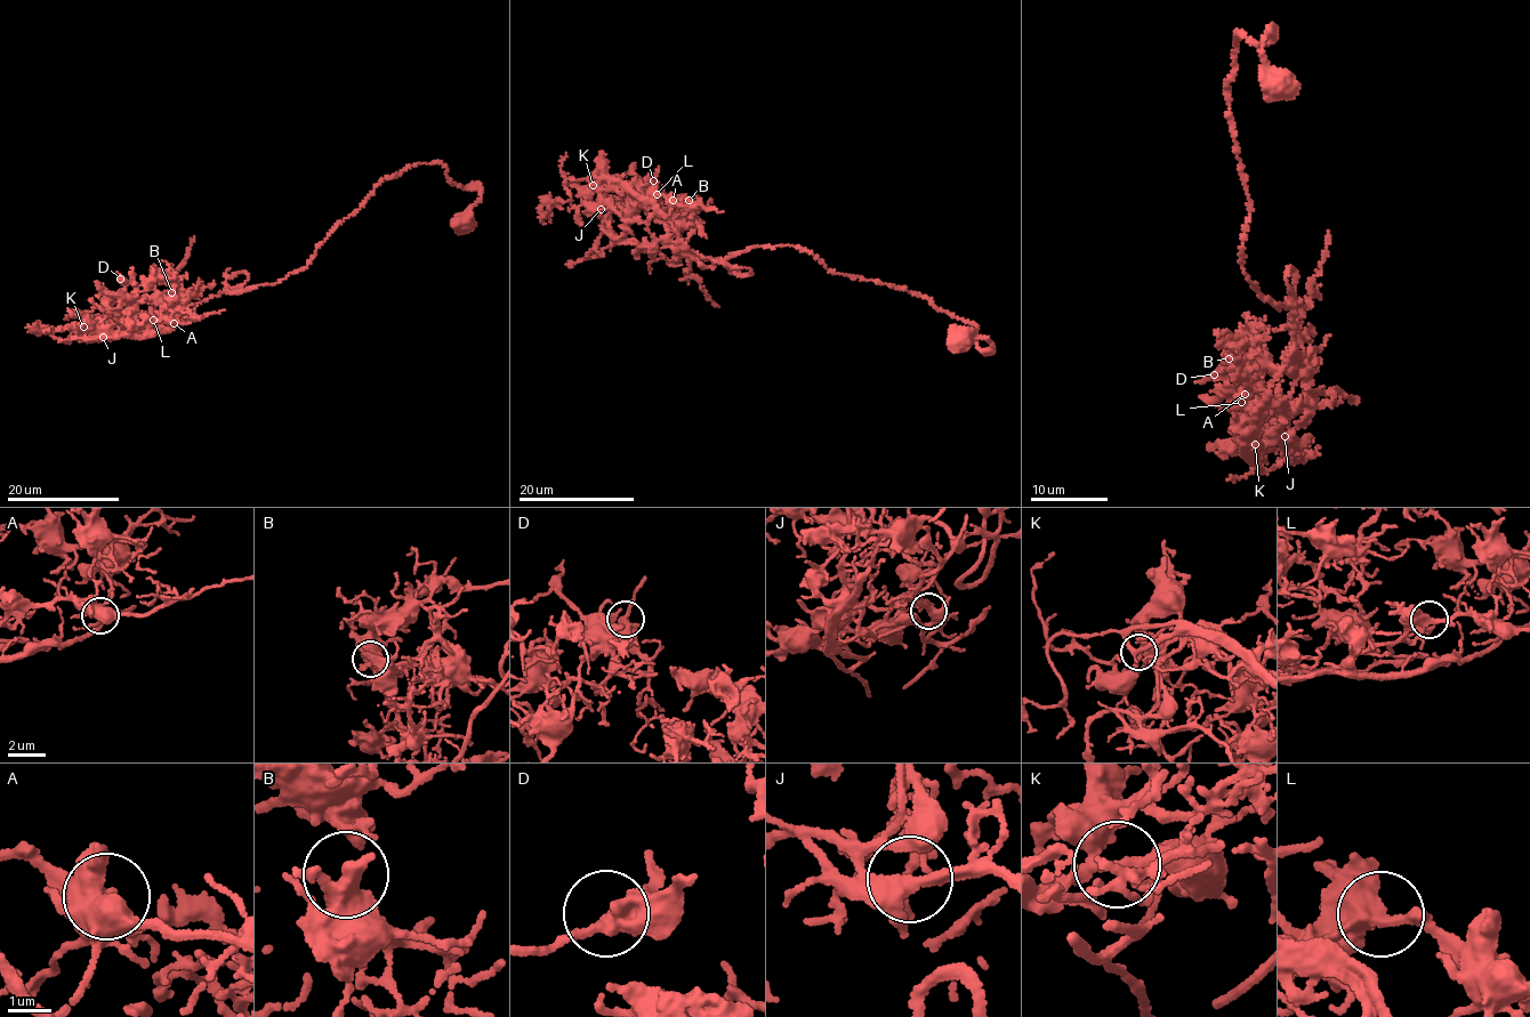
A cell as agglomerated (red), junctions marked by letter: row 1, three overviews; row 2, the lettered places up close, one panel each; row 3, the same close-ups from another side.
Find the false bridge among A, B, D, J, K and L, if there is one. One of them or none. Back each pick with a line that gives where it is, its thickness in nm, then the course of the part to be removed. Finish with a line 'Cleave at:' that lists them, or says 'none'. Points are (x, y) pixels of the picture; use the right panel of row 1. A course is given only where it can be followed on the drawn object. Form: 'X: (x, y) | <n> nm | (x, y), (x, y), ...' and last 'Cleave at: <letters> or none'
Cleave at: none

